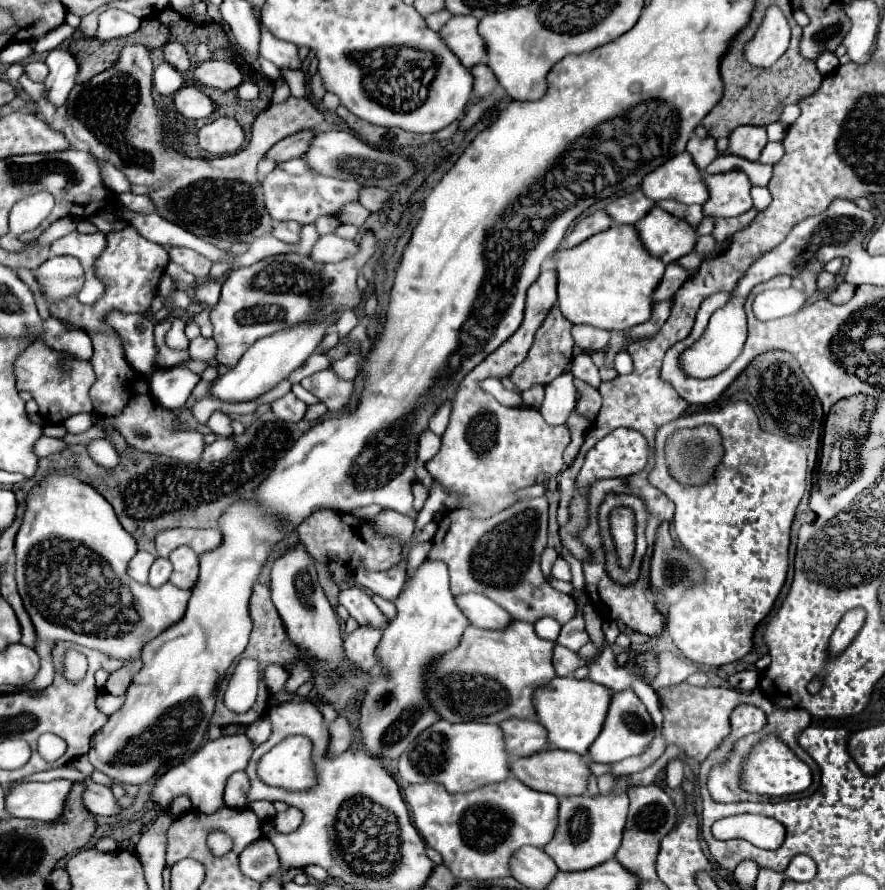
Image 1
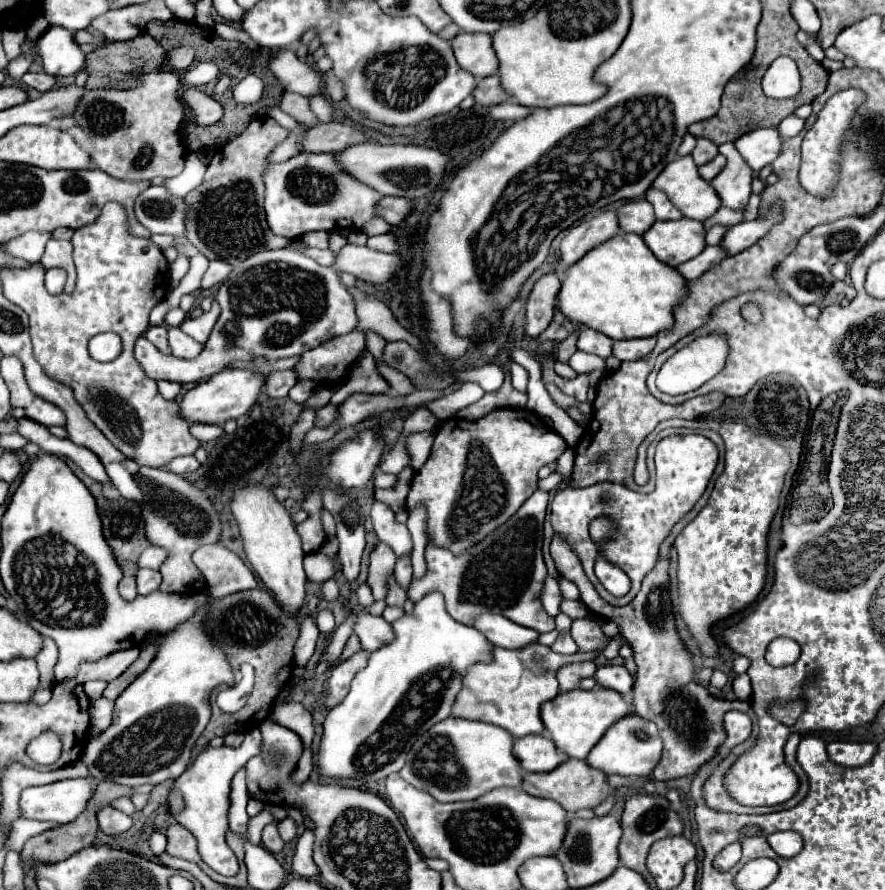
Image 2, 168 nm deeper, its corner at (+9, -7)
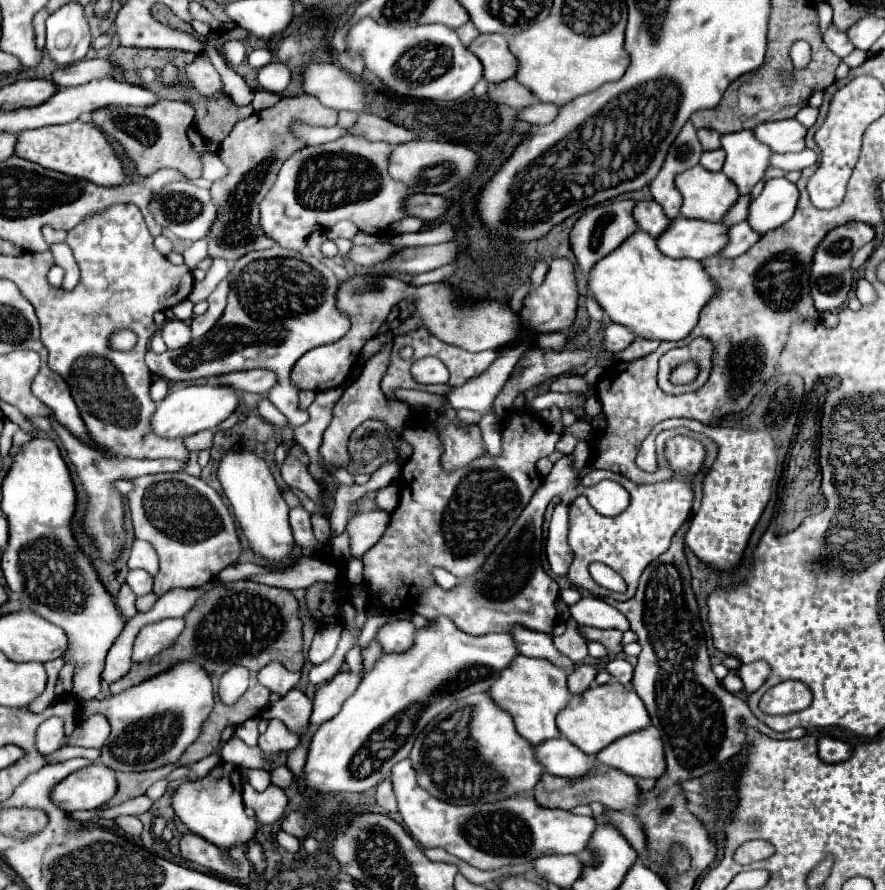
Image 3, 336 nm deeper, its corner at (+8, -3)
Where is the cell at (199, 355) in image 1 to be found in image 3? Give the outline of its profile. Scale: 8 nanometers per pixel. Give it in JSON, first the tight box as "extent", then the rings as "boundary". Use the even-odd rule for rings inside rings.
{"extent":[161,319,191,349],"boundary":[[[179,319],[165,321],[165,325],[161,327],[161,335],[163,335],[167,349],[181,349],[191,341],[189,325],[185,321],[179,321]]]}

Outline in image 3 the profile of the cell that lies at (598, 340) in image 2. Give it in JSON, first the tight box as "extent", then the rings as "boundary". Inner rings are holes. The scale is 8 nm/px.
{"extent":[603,323,635,353],"boundary":[[[609,323],[603,331],[603,349],[605,351],[611,351],[611,353],[617,353],[617,351],[623,351],[631,341],[635,339],[635,335],[627,329],[623,329],[621,325],[615,325],[615,323]]]}

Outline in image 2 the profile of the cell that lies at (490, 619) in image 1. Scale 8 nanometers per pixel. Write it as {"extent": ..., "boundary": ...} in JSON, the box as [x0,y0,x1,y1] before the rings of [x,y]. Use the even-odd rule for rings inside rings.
{"extent":[476,613,538,649],"boundary":[[[484,613],[476,619],[476,629],[482,631],[496,647],[524,649],[538,641],[538,631],[514,625],[510,619],[494,613]]]}

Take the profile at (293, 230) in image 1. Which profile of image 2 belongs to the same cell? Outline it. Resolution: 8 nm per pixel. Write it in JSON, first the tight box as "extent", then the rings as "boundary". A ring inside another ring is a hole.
{"extent":[304,249,334,267],"boundary":[[[308,249],[308,251],[304,251],[304,255],[312,257],[316,263],[326,265],[326,267],[332,267],[332,263],[334,263],[334,251],[330,251],[330,249],[326,249],[326,251],[322,251],[322,249]]]}

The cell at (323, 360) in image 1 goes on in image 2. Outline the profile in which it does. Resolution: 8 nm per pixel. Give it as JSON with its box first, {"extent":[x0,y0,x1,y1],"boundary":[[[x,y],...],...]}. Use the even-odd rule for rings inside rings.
{"extent":[264,369,296,399],"boundary":[[[292,369],[288,371],[272,371],[266,375],[266,385],[264,385],[264,393],[272,399],[280,399],[286,397],[290,387],[296,383],[296,373]]]}

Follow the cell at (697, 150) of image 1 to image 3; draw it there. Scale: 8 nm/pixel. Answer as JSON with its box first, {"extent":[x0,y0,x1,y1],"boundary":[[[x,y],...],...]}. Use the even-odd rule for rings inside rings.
{"extent":[697,129,721,151],"boundary":[[[699,129],[697,131],[697,137],[699,137],[699,143],[701,143],[701,147],[705,151],[715,151],[715,149],[721,147],[721,143],[719,143],[721,135],[719,133],[713,133],[711,129]]]}

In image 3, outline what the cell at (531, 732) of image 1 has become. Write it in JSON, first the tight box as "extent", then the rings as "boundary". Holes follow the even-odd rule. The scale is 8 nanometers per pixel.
{"extent":[533,737,595,779],"boundary":[[[565,737],[541,741],[539,745],[533,747],[533,751],[535,751],[537,761],[543,765],[543,769],[557,777],[577,779],[595,765],[593,755],[585,755]]]}

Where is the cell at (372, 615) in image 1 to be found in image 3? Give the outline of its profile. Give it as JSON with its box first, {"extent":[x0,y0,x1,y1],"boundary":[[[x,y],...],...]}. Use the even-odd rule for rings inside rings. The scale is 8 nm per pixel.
{"extent":[377,621,415,653],"boundary":[[[391,621],[385,623],[379,631],[377,631],[377,641],[381,643],[381,647],[385,649],[385,653],[397,653],[403,649],[411,647],[411,637],[415,633],[415,625],[411,621]]]}

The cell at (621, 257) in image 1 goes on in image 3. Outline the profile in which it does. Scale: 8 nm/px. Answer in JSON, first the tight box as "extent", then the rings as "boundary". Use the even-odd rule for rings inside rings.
{"extent":[587,231,715,341],"boundary":[[[635,231],[615,251],[611,251],[607,257],[597,261],[589,273],[587,287],[591,291],[591,297],[599,303],[603,313],[613,323],[627,327],[631,333],[635,333],[635,337],[655,339],[655,341],[679,341],[679,339],[683,339],[687,335],[687,331],[691,331],[695,327],[701,307],[715,293],[715,283],[707,277],[707,273],[699,261],[665,257],[657,249],[655,239],[643,231]]]}

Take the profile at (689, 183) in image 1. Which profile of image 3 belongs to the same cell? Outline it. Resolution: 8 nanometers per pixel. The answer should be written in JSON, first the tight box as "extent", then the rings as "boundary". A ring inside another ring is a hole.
{"extent":[675,165,737,221],"boundary":[[[695,165],[675,177],[675,185],[683,195],[681,215],[703,221],[721,221],[727,209],[737,201],[737,189],[727,177],[711,173]]]}

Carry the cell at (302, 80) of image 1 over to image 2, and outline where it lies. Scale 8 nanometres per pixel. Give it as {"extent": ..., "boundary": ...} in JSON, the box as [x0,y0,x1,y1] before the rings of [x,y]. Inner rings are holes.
{"extent":[310,95,334,123],"boundary":[[[324,95],[310,97],[310,107],[312,107],[312,111],[316,113],[316,117],[322,123],[328,123],[328,121],[334,119],[334,103],[328,97],[324,97]]]}

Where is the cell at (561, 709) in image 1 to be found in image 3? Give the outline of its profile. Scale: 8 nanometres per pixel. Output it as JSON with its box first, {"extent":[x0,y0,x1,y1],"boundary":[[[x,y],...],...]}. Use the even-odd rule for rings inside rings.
{"extent":[557,681,649,755],"boundary":[[[617,681],[589,687],[583,693],[573,695],[567,707],[561,709],[561,713],[557,715],[557,729],[561,737],[569,739],[575,747],[579,747],[587,755],[595,755],[615,739],[631,731],[639,731],[647,725],[649,725],[647,709],[639,699],[639,695],[627,687],[627,697],[625,697],[625,685],[619,685]]]}

